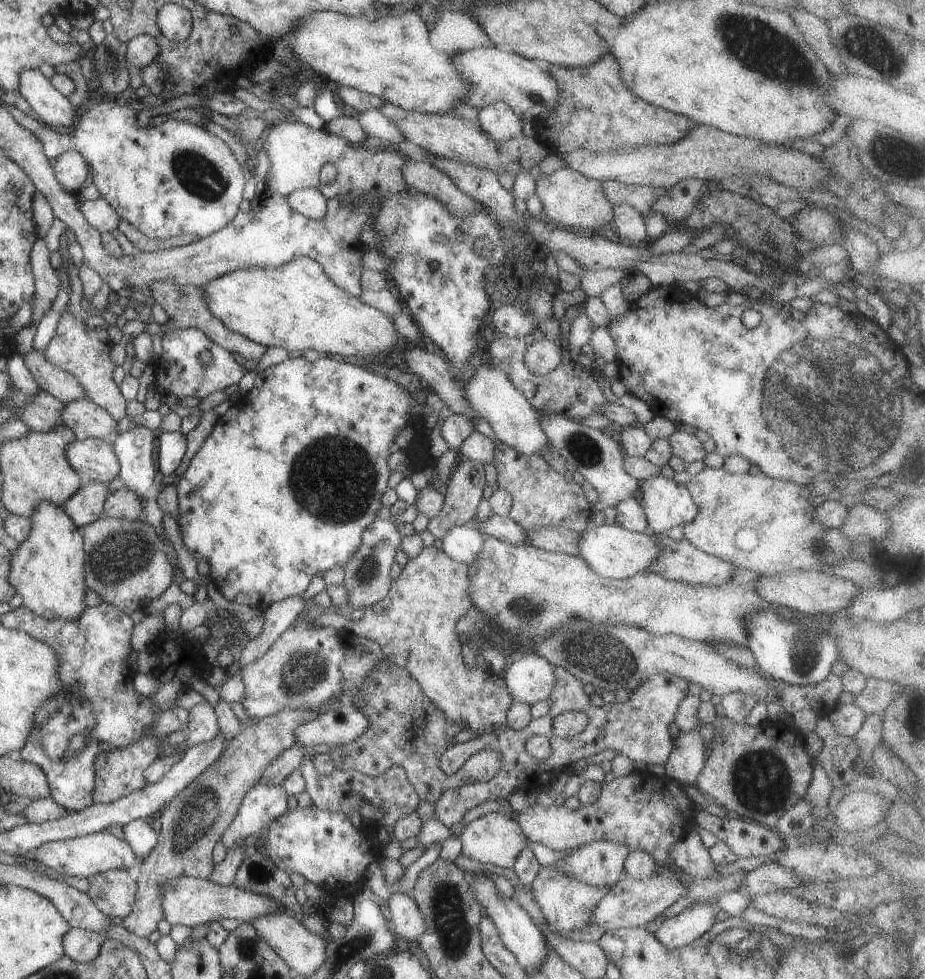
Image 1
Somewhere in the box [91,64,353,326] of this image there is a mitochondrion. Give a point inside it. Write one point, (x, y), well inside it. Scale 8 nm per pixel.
(199, 175)

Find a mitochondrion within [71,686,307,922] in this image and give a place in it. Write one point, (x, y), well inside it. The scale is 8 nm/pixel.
(195, 820)

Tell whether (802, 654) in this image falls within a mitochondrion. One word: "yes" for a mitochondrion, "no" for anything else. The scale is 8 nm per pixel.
yes

